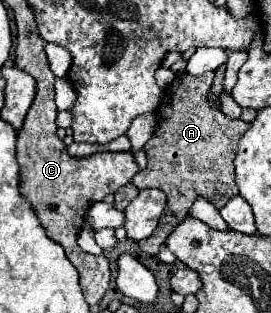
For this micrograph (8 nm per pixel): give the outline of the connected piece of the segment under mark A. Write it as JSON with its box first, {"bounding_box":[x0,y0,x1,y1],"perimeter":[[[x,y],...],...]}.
{"bounding_box":[134,74,250,256],"perimeter":[[[182,74],[172,82],[172,90],[168,88],[164,100],[160,104],[160,112],[164,114],[162,122],[156,126],[154,136],[144,144],[146,152],[146,170],[134,176],[136,188],[160,188],[166,192],[168,202],[160,216],[158,230],[140,242],[140,250],[148,256],[156,256],[160,246],[166,242],[168,234],[188,216],[192,202],[198,196],[208,198],[216,208],[222,208],[232,196],[238,194],[234,182],[234,156],[240,138],[248,130],[250,123],[242,120],[230,120],[220,110],[212,110],[208,104],[208,90],[212,86],[214,74]]]}

